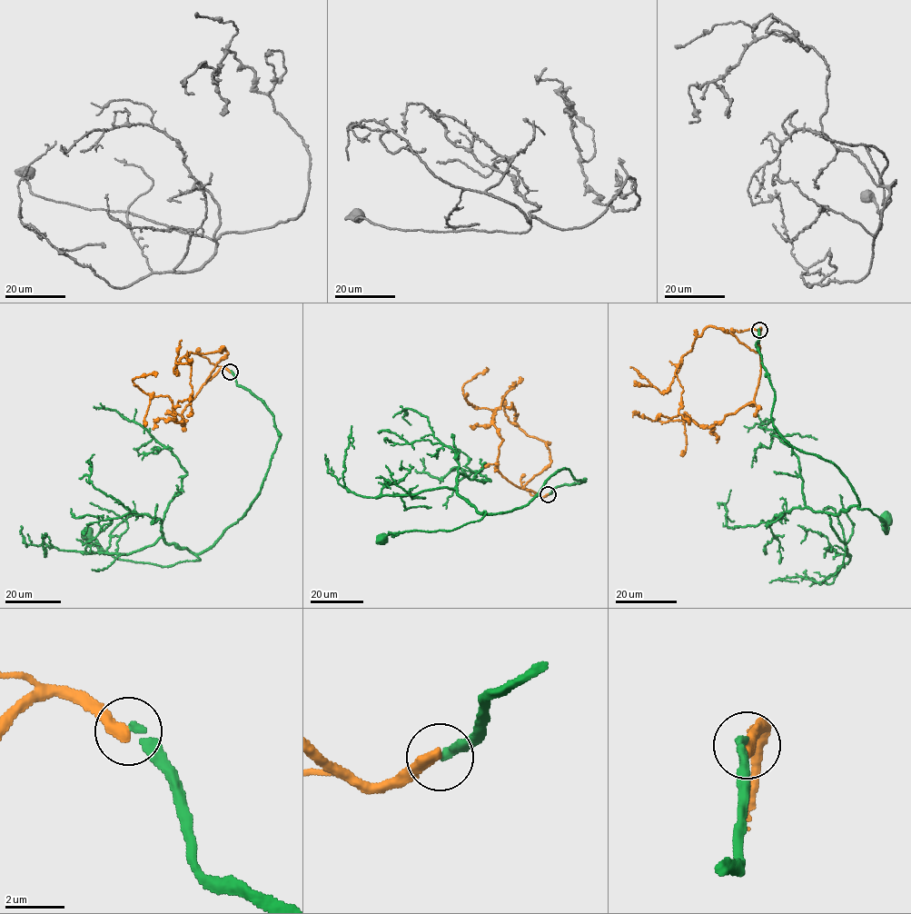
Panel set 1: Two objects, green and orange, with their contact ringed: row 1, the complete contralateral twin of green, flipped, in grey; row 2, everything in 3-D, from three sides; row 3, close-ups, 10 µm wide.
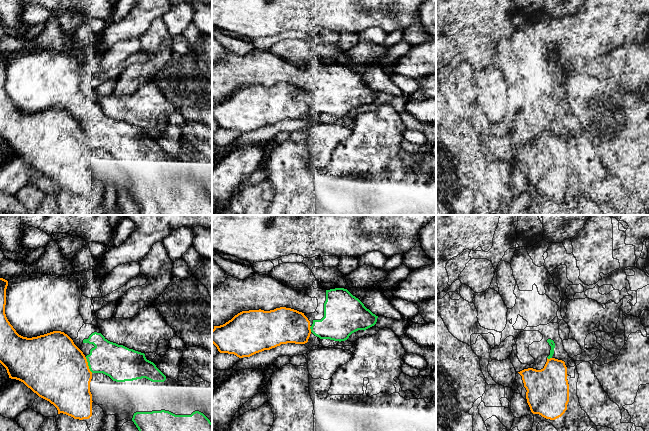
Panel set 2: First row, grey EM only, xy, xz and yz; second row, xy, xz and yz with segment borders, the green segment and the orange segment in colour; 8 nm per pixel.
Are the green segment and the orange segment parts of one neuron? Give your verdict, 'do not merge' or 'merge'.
merge

